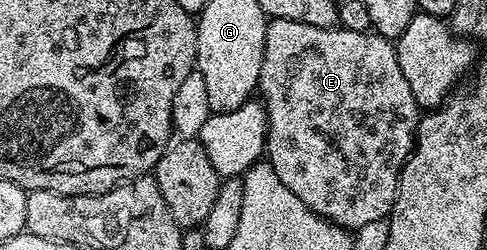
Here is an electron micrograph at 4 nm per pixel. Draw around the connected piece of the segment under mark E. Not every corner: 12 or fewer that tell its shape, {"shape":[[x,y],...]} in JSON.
{"shape":[[265,25],[267,163],[316,216],[393,210],[419,109],[394,41]]}

